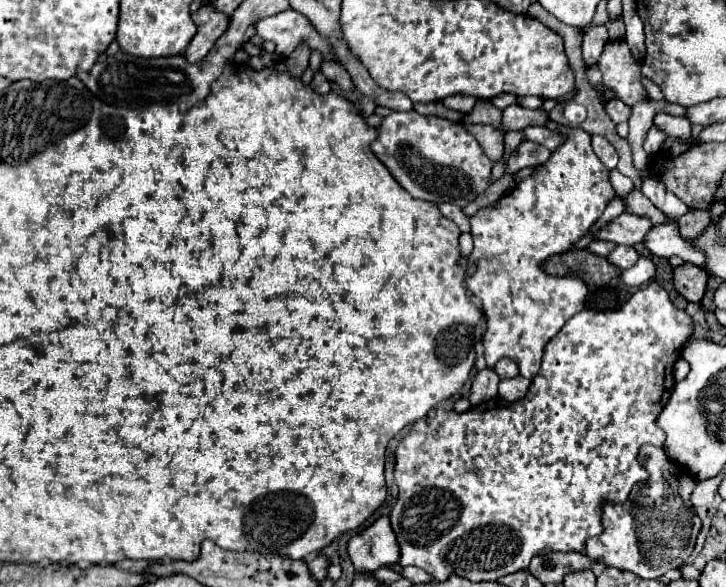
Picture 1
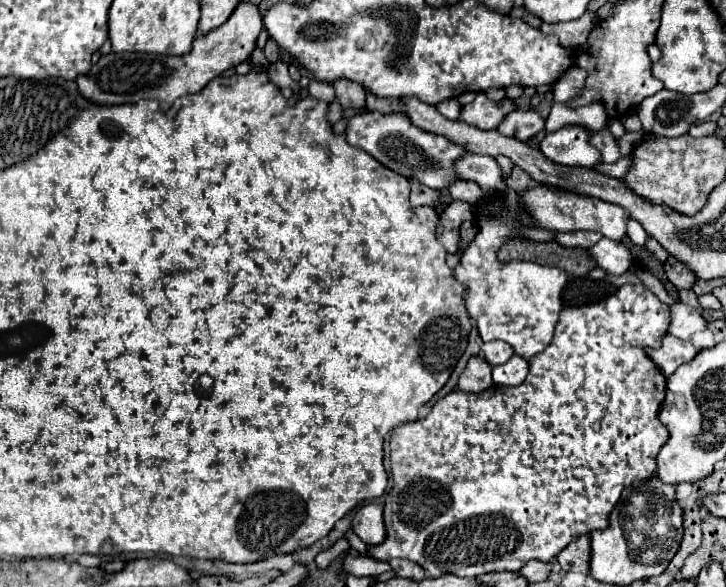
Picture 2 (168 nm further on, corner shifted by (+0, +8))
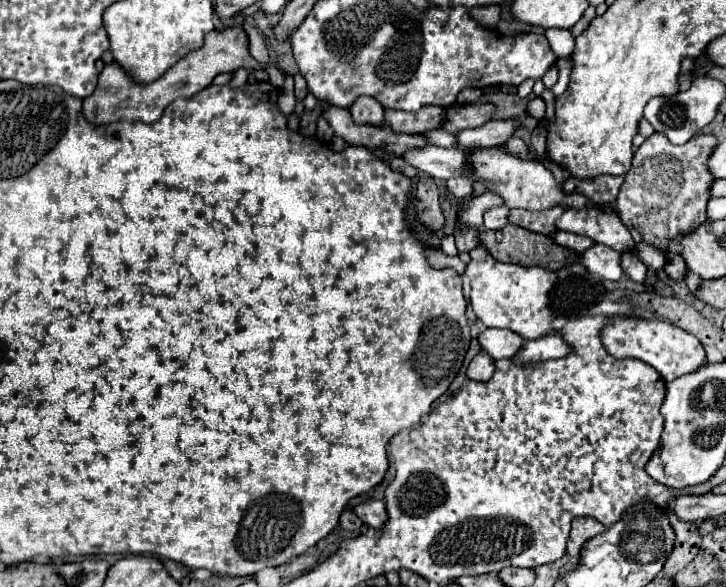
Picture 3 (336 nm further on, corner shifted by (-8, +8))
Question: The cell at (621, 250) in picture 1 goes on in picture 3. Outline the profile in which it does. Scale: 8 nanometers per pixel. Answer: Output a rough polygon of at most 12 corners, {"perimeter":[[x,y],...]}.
{"perimeter":[[593,245],[581,255],[589,273],[609,281],[623,275],[621,253]]}

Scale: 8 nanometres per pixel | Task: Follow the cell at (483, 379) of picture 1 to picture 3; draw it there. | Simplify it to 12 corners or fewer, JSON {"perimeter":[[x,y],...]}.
{"perimeter":[[479,353],[467,367],[467,377],[489,381],[495,361]]}

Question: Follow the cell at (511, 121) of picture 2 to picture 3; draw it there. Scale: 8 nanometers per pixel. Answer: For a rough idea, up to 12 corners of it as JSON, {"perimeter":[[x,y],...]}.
{"perimeter":[[517,119],[489,121],[457,135],[461,149],[503,145]]}

